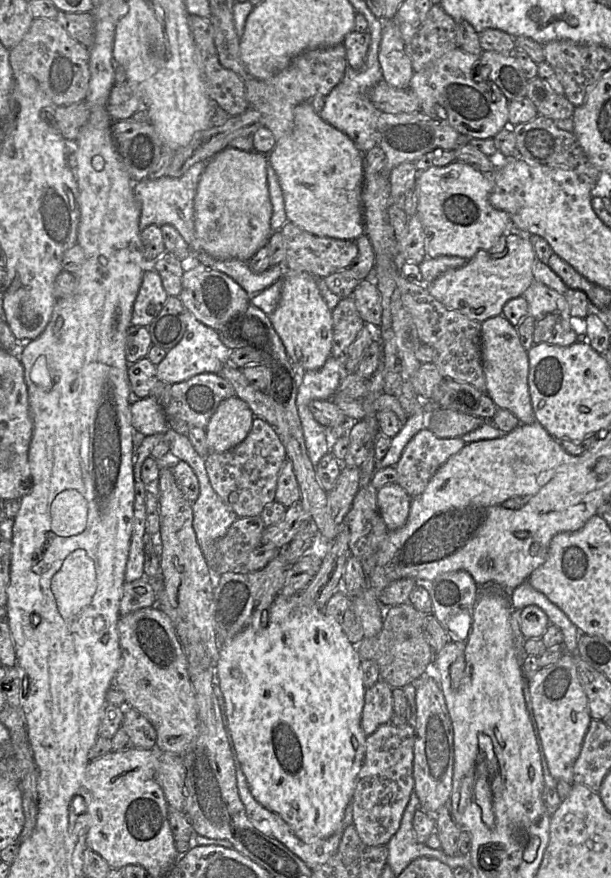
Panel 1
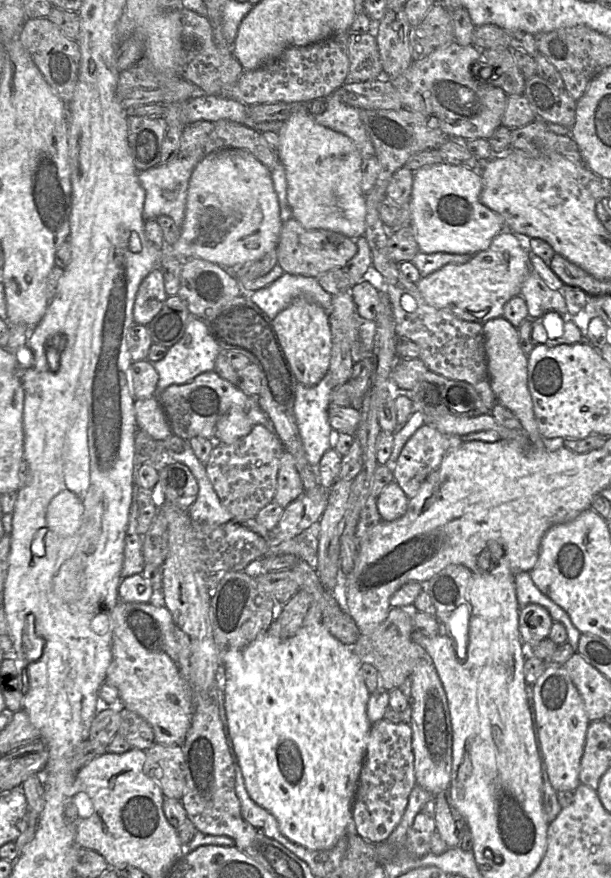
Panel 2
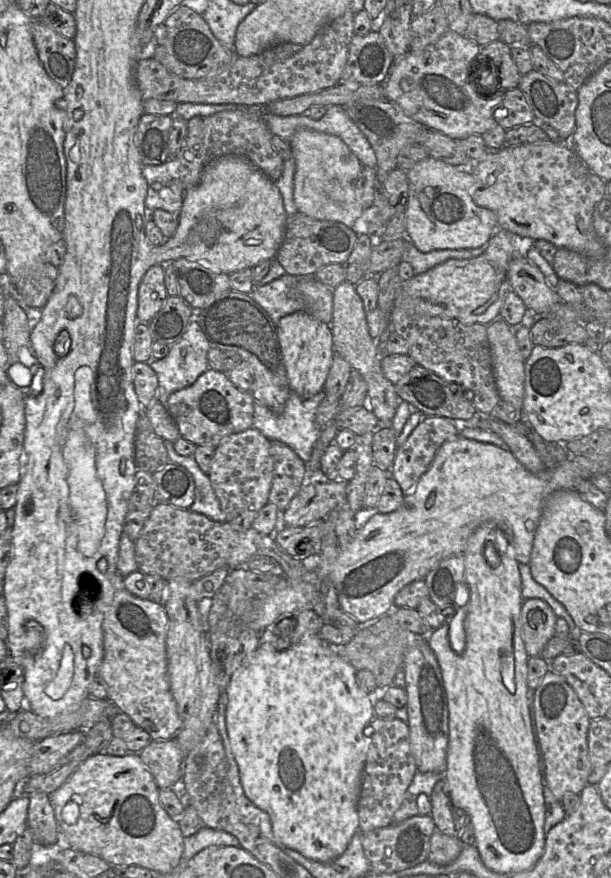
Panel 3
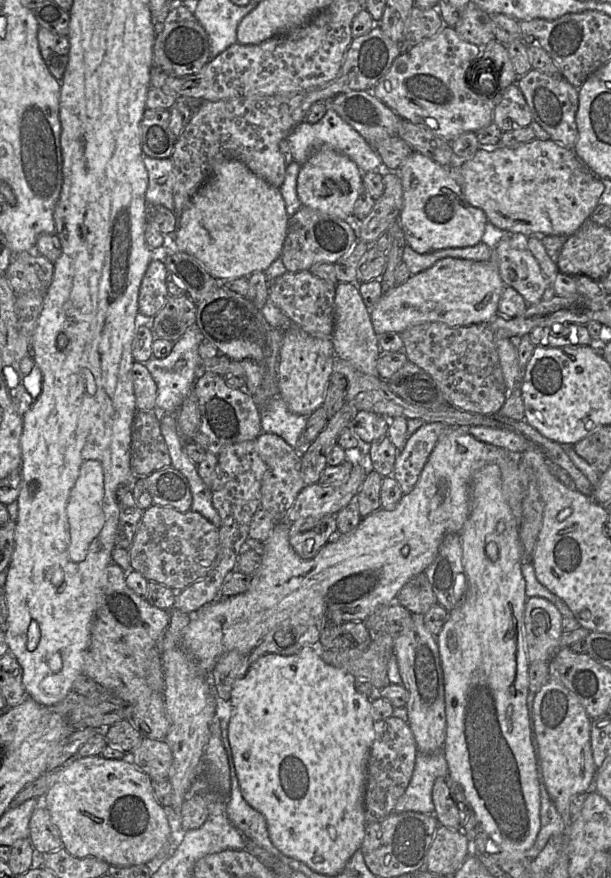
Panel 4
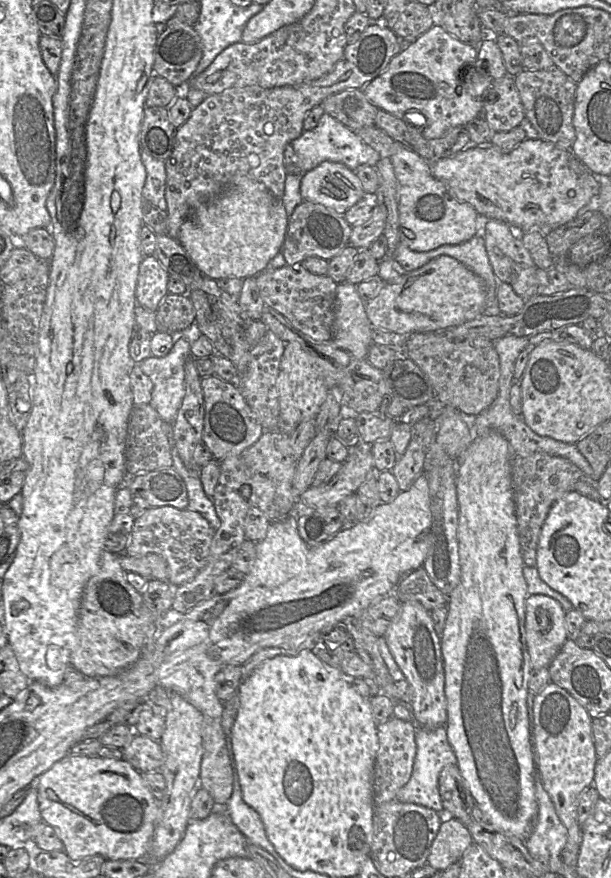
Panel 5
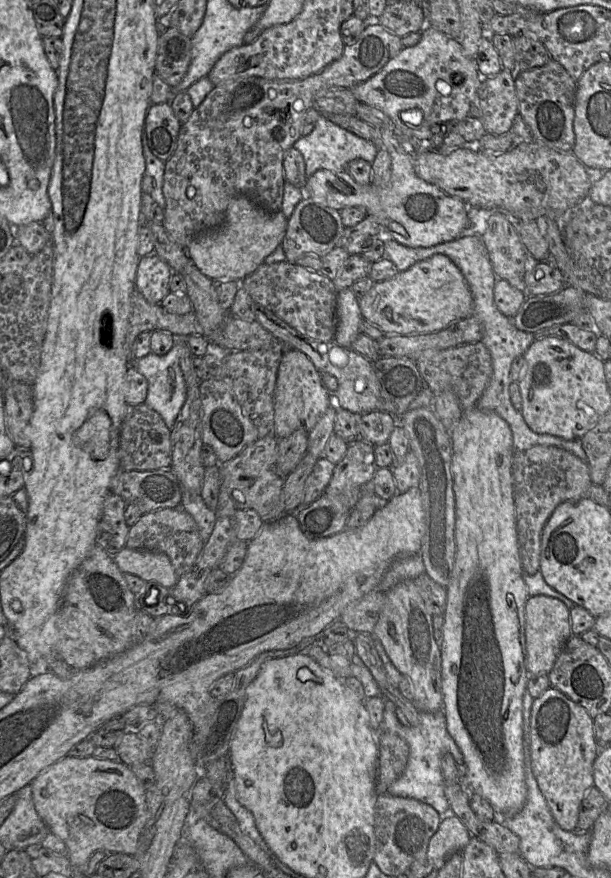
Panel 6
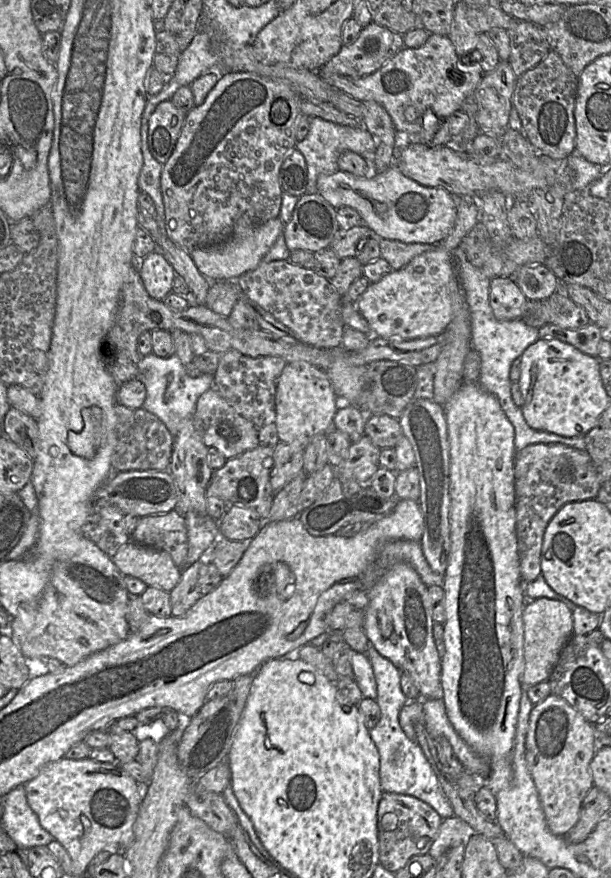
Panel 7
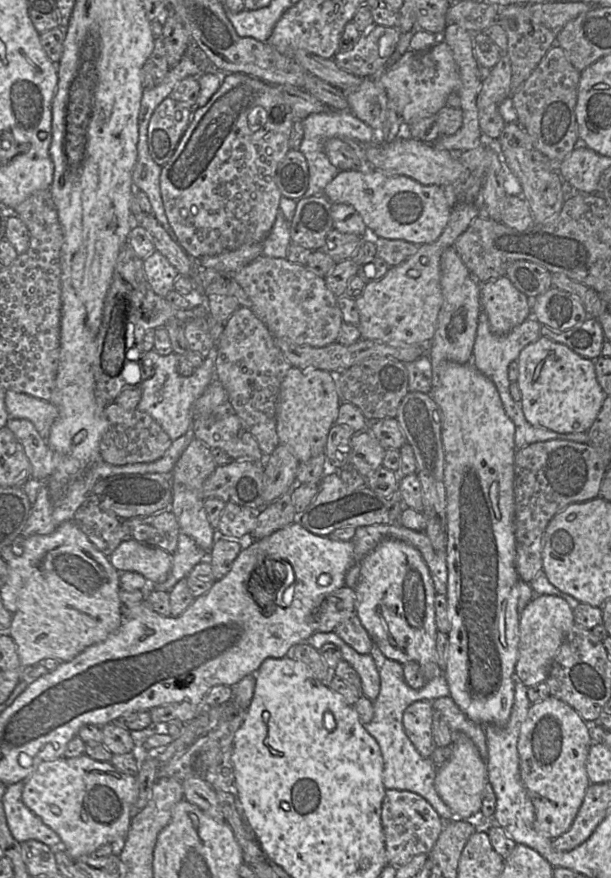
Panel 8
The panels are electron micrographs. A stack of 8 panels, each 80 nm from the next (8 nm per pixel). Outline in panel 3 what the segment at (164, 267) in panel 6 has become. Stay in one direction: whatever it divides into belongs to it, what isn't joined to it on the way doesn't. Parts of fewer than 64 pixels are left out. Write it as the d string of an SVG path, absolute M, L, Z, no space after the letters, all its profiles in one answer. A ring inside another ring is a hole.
M154 265L143 275L138 289L137 318L149 323L168 298L164 284L164 265Z

